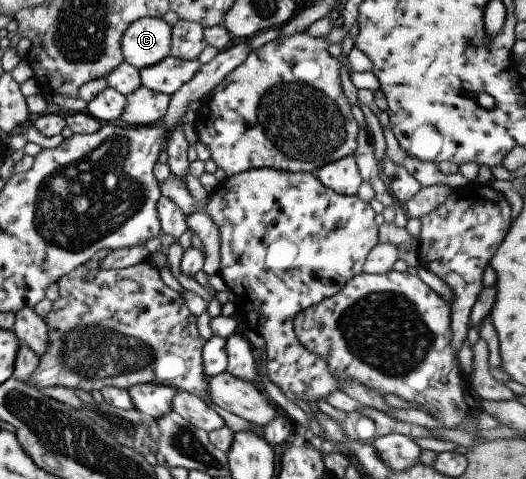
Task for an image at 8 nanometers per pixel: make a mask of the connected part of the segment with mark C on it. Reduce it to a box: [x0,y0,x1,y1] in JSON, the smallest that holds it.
[120,17,171,68]

